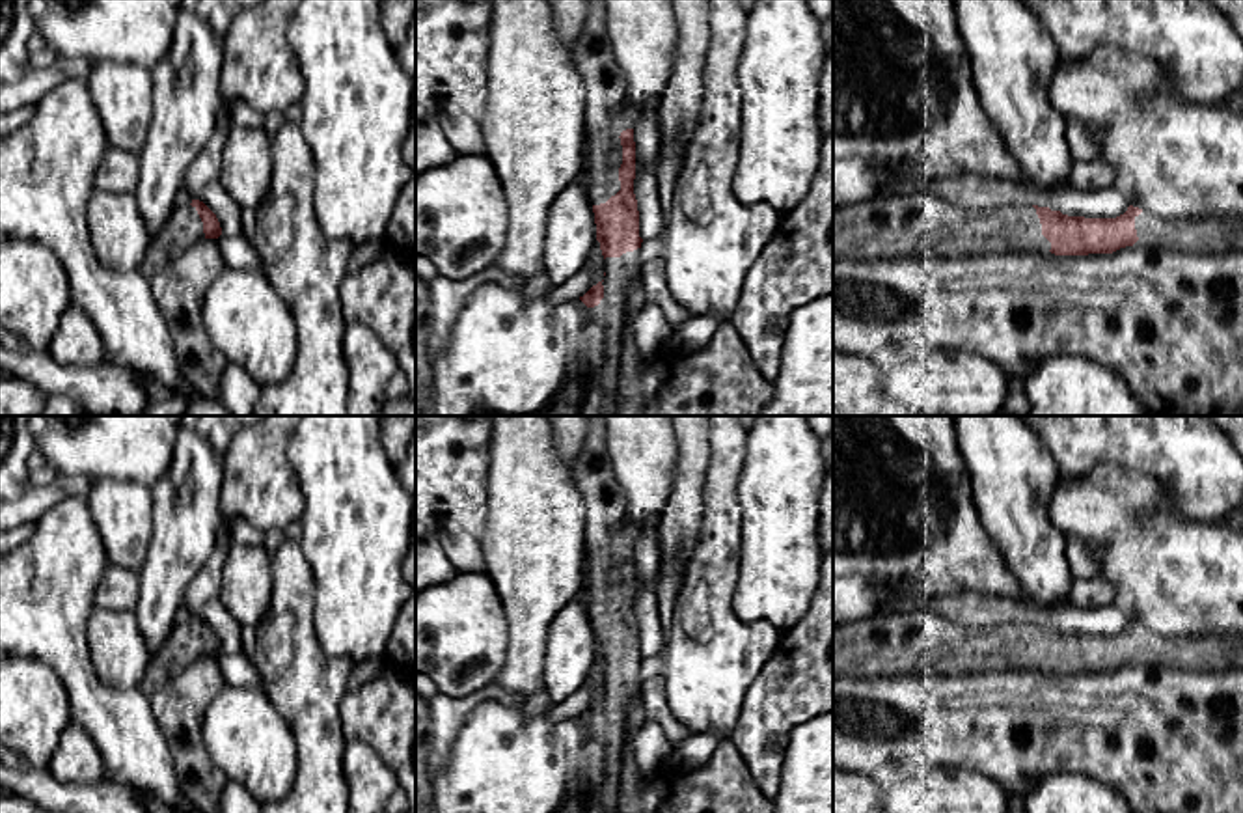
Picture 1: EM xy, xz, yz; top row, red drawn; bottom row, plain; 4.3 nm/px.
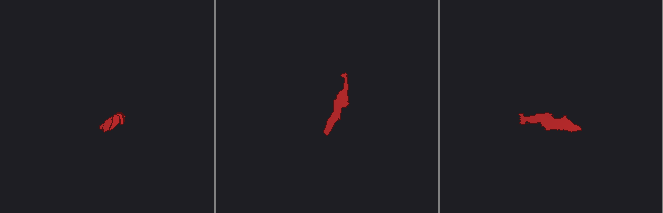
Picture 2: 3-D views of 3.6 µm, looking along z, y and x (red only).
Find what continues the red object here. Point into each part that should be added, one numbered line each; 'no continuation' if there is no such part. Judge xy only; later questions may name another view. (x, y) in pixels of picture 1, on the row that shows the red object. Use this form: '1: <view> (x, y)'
1: xy (183, 228)

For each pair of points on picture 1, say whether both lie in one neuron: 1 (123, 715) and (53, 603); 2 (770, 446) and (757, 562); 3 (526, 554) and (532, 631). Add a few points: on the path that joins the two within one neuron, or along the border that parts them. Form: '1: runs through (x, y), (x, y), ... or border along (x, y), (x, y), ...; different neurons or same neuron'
1: runs through (94, 692), (79, 677), (54, 633); same neuron
2: runs through (770, 474), (770, 534); same neuron
3: runs through (530, 573), (530, 612); same neuron

